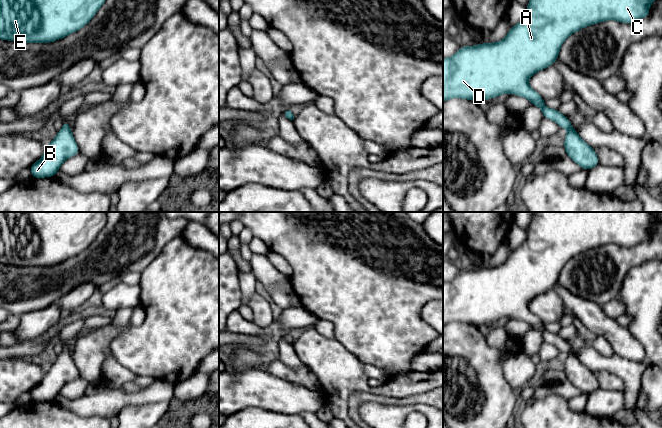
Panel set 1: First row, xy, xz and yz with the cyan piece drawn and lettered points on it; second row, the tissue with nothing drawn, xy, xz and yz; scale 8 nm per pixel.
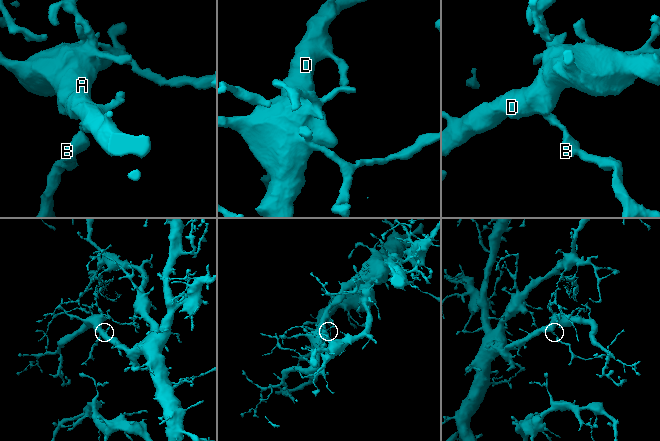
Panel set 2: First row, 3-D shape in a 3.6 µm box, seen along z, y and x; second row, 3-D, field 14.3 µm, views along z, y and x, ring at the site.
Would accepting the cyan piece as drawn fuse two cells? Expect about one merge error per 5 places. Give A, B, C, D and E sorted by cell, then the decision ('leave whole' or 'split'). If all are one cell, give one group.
A B C D E | leave whole

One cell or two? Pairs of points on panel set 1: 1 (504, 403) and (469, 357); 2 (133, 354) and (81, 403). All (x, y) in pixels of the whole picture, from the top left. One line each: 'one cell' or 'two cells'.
1: one cell
2: two cells

